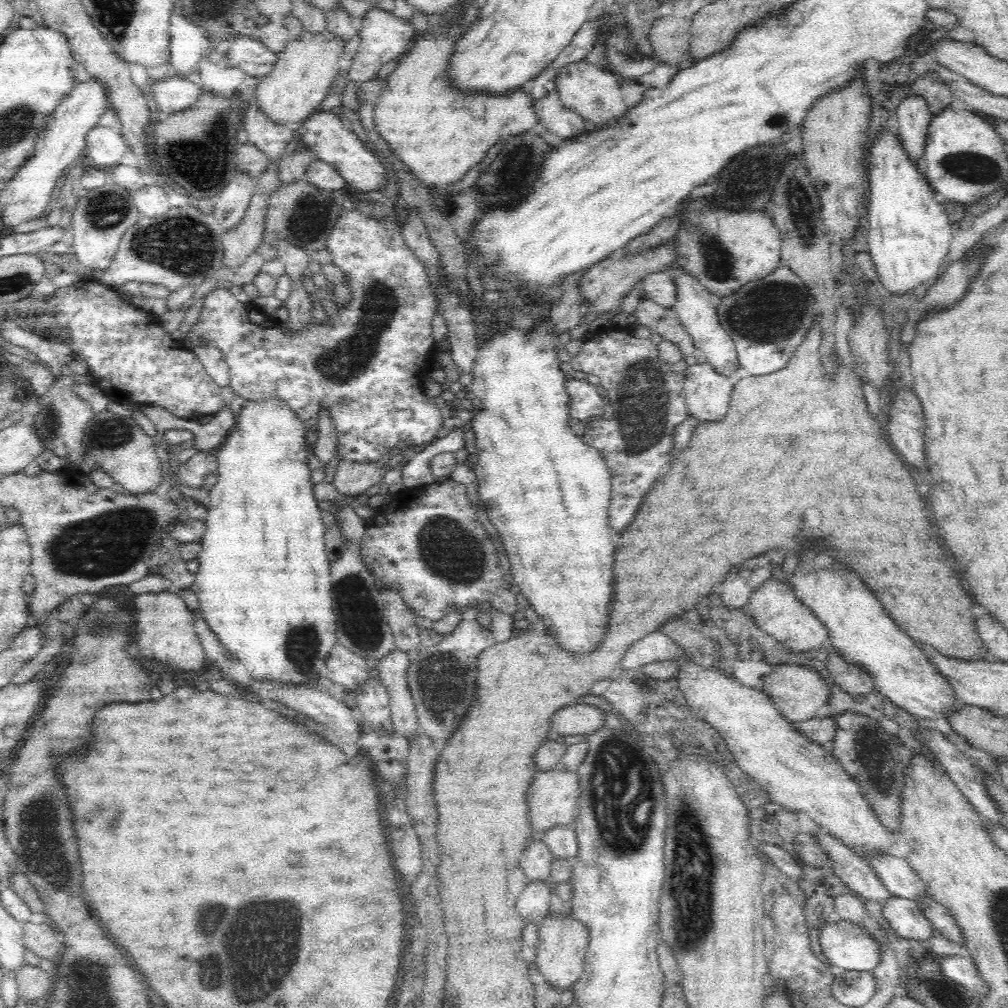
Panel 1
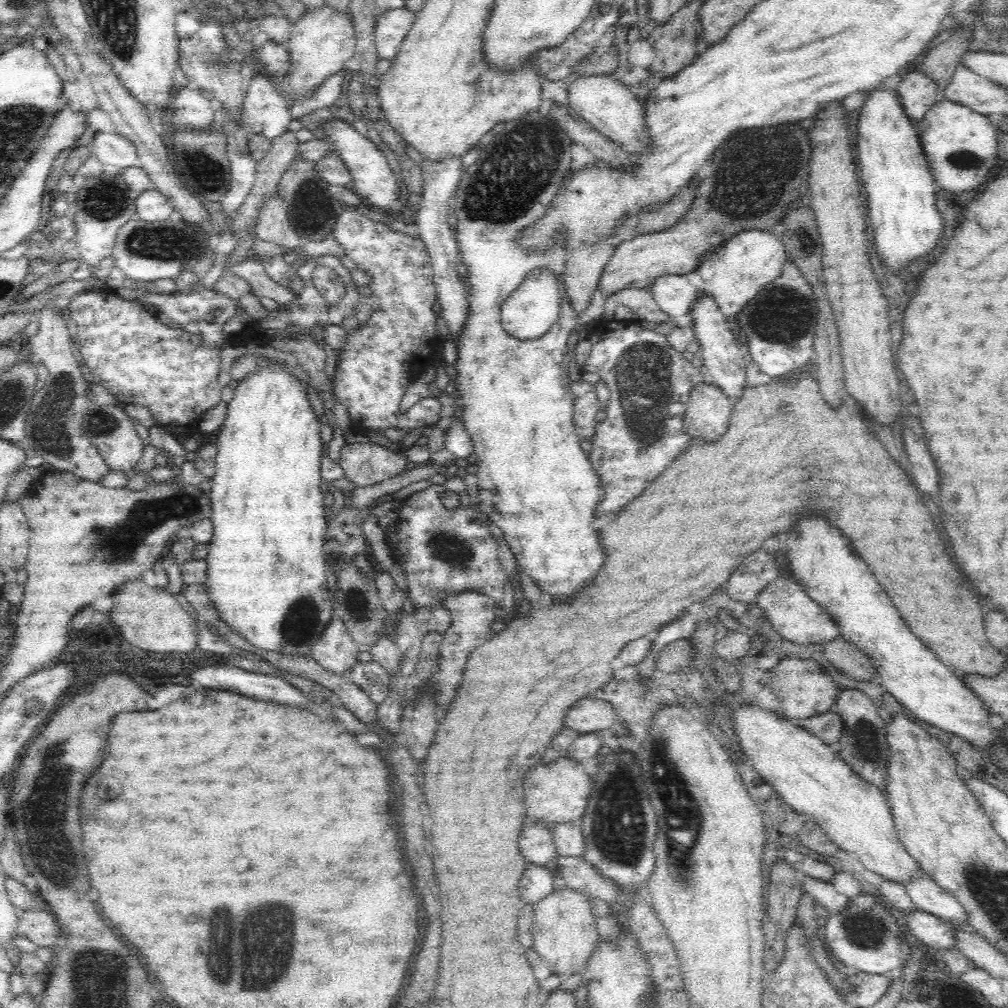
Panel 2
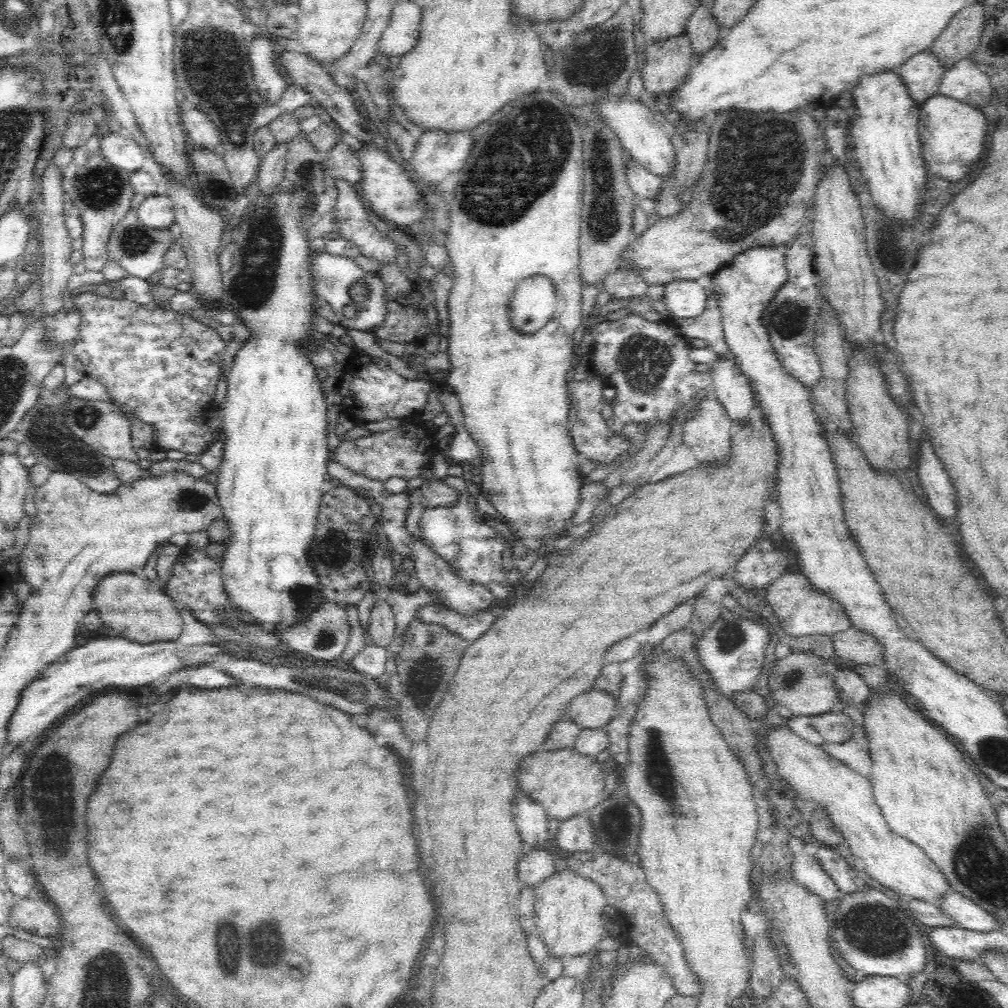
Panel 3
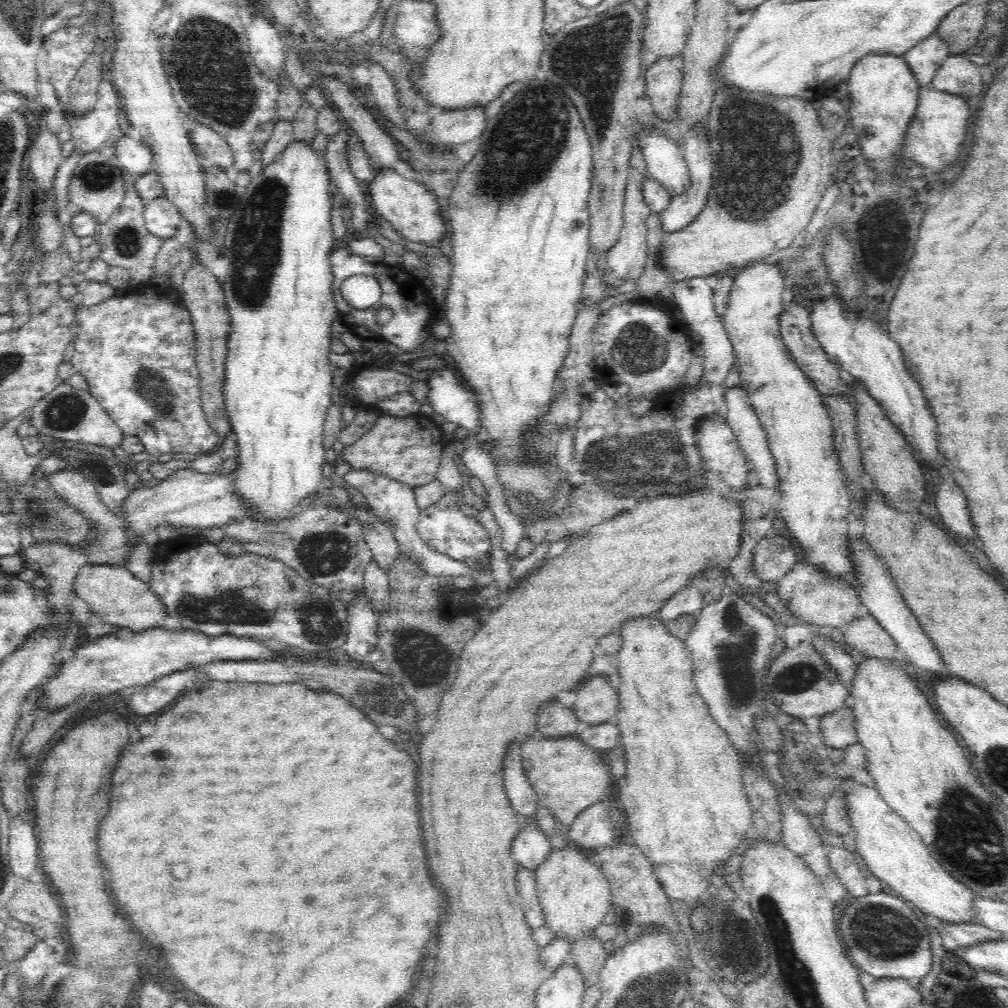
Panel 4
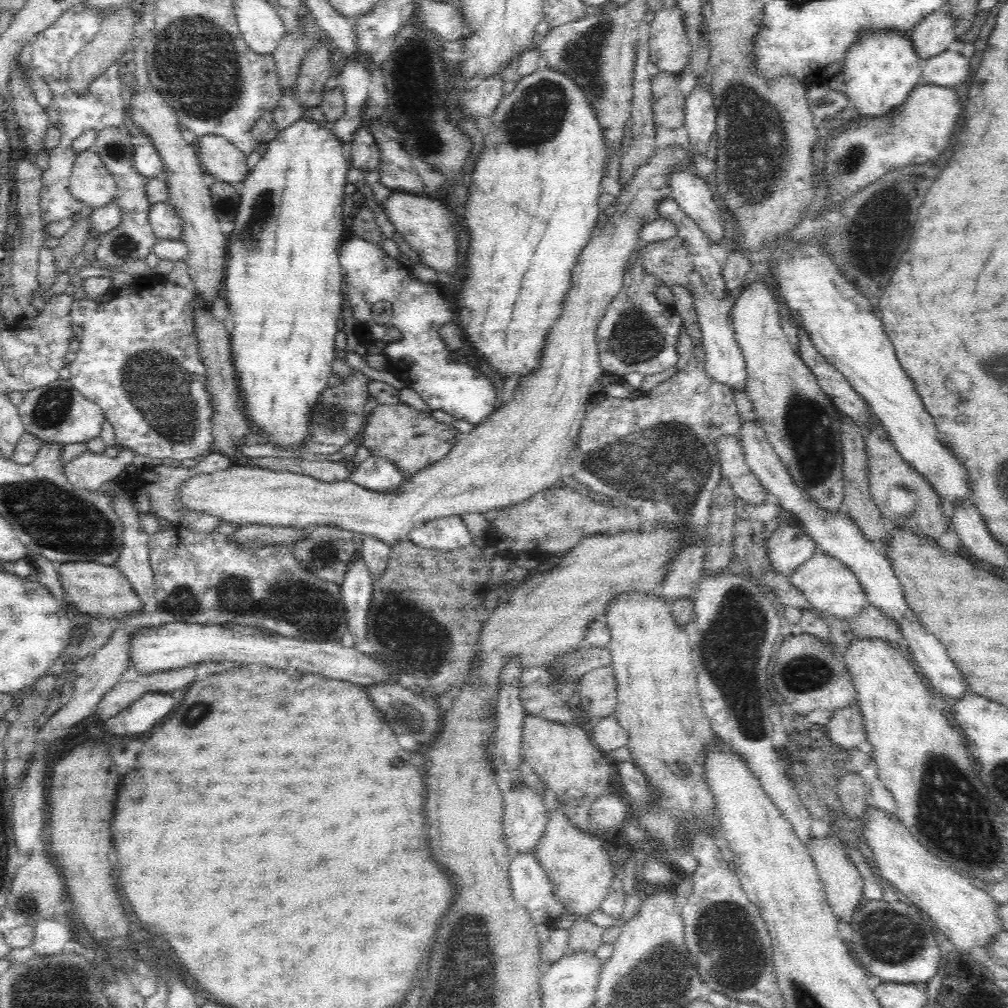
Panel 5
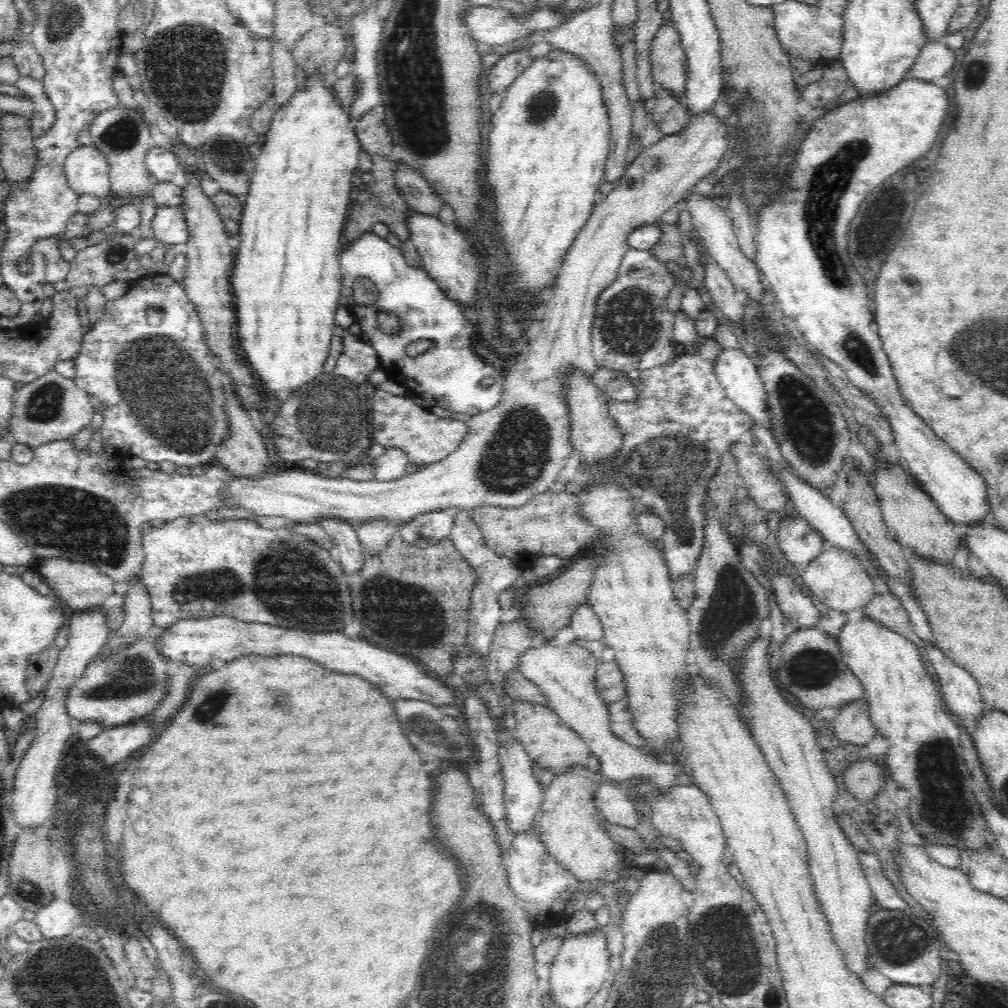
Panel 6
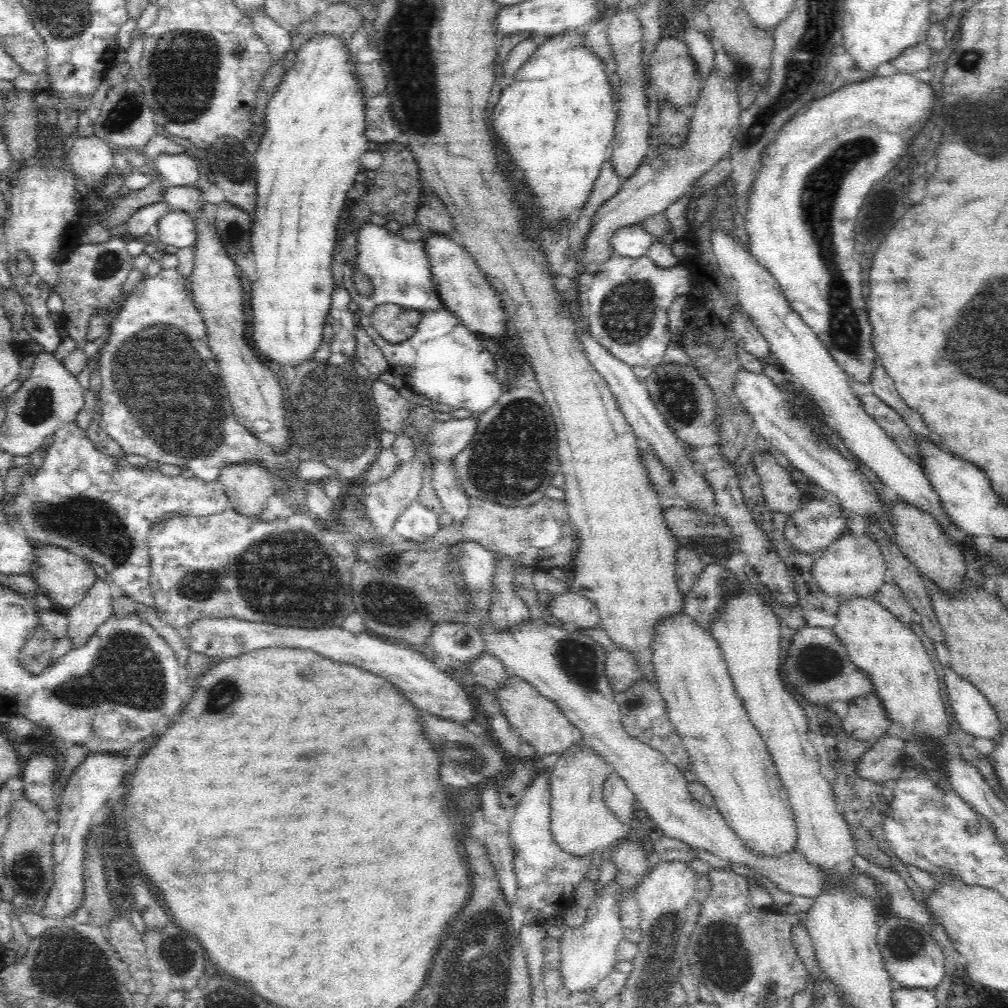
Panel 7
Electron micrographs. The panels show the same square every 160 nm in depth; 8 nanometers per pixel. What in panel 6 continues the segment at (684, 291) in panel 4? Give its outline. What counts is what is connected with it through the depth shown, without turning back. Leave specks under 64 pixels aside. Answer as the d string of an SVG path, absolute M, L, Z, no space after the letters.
M718 349L714 375L726 397L750 418L770 429L770 411L763 380L756 372L755 360L741 349Z

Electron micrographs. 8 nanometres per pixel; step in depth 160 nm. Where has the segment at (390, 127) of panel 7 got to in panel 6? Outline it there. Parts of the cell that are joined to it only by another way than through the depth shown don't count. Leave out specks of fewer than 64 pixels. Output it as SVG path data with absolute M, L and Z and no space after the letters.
M372 111L364 113L360 120L350 124L359 141L361 151L371 156L388 156L393 149L387 123L376 119Z

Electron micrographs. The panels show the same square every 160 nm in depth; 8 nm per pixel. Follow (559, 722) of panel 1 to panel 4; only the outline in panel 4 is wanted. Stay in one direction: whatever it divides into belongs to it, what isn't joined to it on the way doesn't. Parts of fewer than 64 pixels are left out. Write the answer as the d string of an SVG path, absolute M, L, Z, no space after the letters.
M592 676L582 686L576 690L576 700L571 706L580 722L598 726L617 716L619 695L606 677Z

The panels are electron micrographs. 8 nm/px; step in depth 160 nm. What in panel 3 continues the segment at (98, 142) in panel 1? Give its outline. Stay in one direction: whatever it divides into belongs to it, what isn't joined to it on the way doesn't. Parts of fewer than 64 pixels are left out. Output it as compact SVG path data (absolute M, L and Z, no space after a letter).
M116 130L102 137L101 150L106 162L112 166L124 166L128 162L129 174L142 168L147 155L145 148L138 146L134 140L120 135Z

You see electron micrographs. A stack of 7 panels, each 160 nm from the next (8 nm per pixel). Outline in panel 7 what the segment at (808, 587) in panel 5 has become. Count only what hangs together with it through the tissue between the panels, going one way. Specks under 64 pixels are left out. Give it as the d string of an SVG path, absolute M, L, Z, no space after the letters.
M845 532L815 556L810 575L824 595L835 598L841 605L846 600L852 600L852 597L862 597L863 600L868 597L870 600L884 584L884 570L886 565L882 553L868 533L856 535Z

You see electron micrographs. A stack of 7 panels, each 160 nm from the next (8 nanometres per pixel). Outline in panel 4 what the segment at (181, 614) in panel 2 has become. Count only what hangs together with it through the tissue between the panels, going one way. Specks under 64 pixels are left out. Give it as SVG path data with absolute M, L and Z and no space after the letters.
M90 565L82 568L75 580L75 593L86 602L91 614L120 629L126 628L136 633L165 629L162 624L170 617L149 583L138 580L124 566Z

